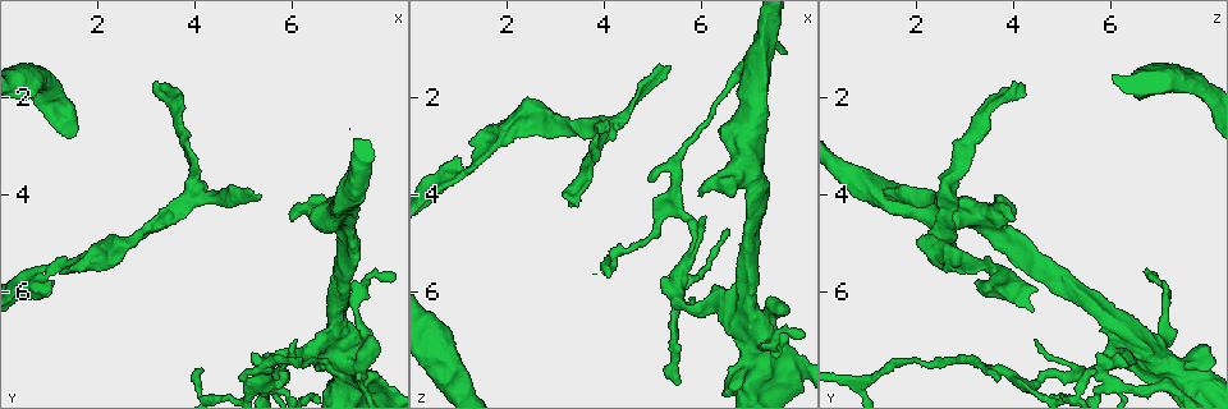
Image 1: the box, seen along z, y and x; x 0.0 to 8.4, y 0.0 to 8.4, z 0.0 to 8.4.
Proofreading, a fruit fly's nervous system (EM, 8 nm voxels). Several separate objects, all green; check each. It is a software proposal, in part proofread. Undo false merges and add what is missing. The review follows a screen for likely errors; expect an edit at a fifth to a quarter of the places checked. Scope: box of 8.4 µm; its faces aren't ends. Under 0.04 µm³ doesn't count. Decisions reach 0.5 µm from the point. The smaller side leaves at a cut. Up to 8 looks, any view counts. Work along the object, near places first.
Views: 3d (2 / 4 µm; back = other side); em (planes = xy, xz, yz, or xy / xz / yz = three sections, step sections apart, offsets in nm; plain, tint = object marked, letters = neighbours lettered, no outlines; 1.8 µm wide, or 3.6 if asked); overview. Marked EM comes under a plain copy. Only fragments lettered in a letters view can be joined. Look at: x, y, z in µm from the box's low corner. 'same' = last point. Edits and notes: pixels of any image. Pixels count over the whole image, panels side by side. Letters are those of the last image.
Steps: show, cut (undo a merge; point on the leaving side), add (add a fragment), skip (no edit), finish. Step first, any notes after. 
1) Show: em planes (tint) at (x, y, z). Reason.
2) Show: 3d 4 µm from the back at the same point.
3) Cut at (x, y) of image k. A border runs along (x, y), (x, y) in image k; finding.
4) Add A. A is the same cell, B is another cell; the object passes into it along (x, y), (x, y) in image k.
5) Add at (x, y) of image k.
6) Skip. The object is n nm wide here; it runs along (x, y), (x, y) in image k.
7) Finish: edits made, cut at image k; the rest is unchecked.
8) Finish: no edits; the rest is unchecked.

Show: 3d 4 µm at (3.90, 4.00, 2.60). Thin neck.

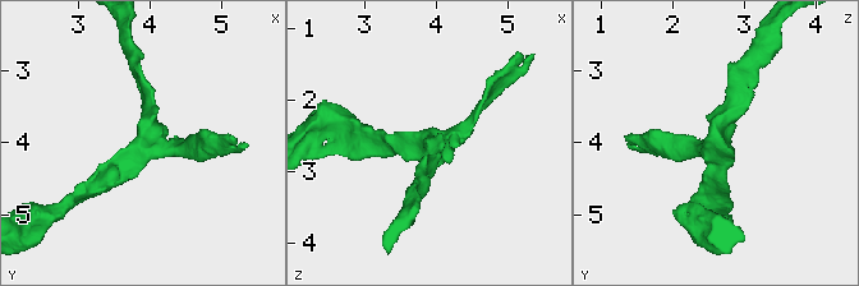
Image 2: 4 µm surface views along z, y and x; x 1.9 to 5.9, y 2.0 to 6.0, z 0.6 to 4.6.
Show: em planes (tint) at (3.85, 4.05, 2.55).

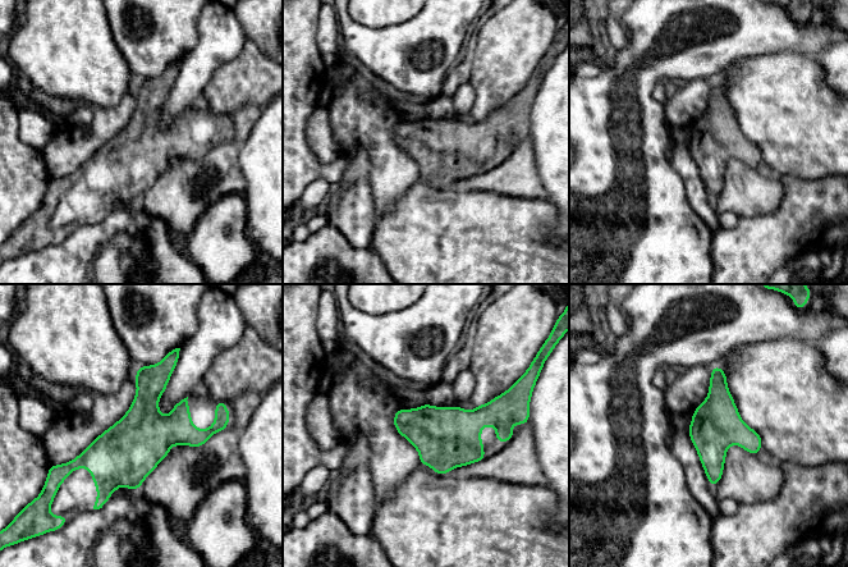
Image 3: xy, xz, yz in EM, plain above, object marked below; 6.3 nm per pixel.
Show: em planes (letters) at the same point. See the neighbours.

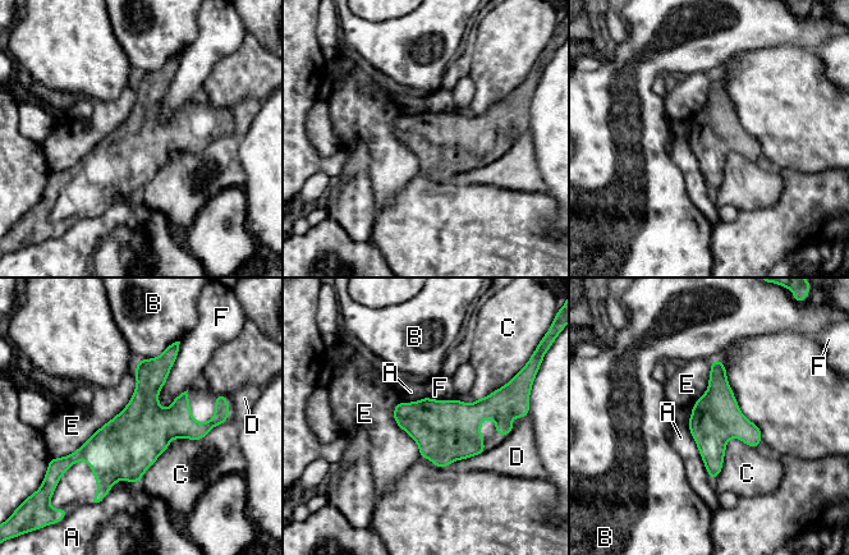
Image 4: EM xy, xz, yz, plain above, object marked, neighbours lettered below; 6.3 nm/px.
Skip. The object is 320 nm wide here; the longest contact is with E, 800 nm; A, B, C, D, E and F are other cells; continuous, no second neuron.

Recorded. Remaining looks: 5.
Show: em planes (letters) at (5.35, 4.00, 1.40). Free end.

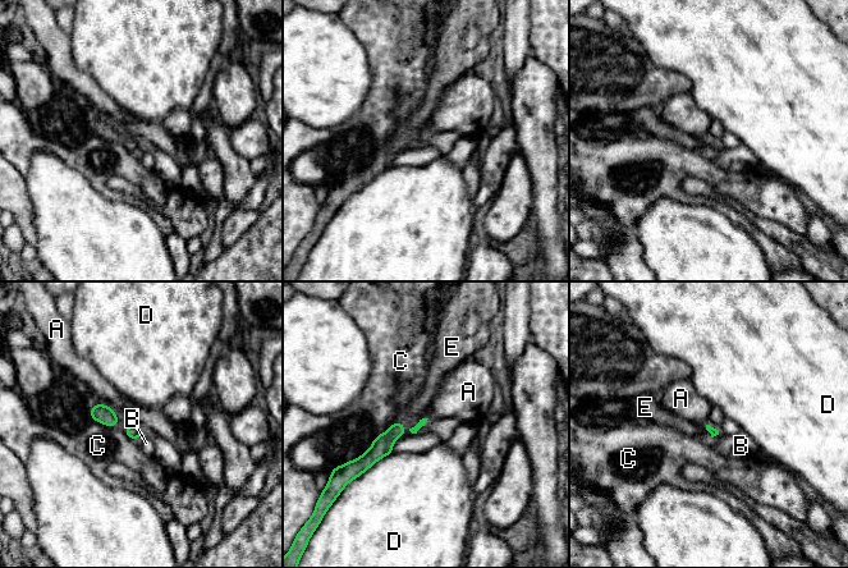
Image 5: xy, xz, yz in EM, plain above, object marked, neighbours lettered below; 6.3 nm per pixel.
Add E. E is the same cell, A, B, C and D are other cells; the object passes into it along (413, 430), (418, 422), (417, 408) in image 5; the neuron continues.

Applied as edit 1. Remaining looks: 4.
Show: overview.

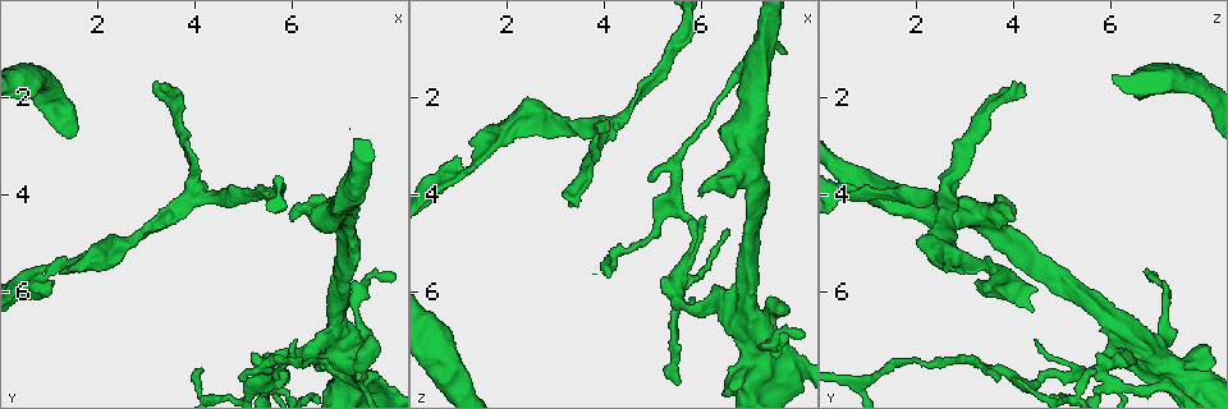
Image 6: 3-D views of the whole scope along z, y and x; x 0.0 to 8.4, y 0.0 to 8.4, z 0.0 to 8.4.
Show: 3d 2 µm at (5.60, 7.70, 5.85). Thin neck.

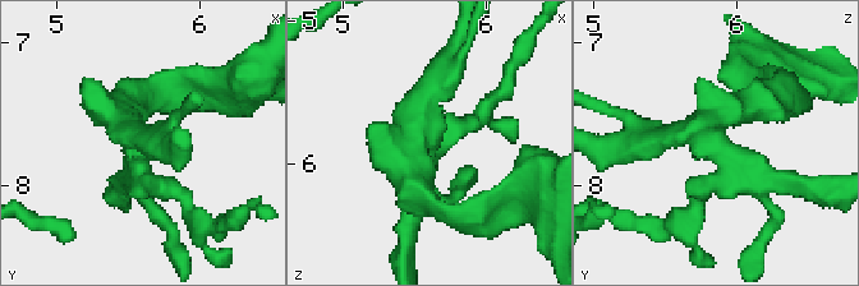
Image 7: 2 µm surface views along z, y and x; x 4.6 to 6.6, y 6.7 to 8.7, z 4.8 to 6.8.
Show: em planes (letters) at (5.56, 7.64, 5.84). Now the EM.

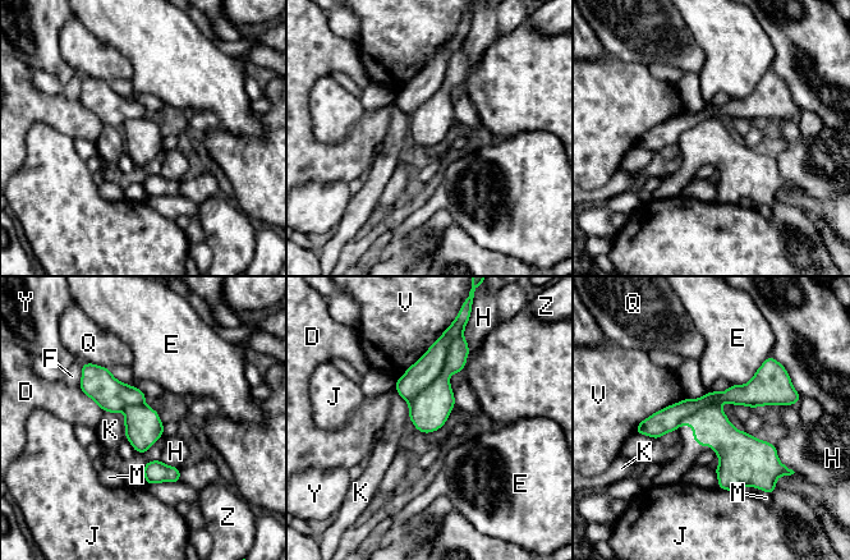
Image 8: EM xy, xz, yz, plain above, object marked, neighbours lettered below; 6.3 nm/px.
Cut at (432, 407) of image 8. The longest contact is with V, 440 nm; D, E, F, H, J, K, M, Q, V, Y and Z are other cells; a border runs along (459, 335), (444, 370), (409, 404) in image 8; a second neuron is stuck on.

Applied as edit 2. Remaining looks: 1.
Finish: edits made, add at image 5, cut at image 8; the rest is unchecked.

